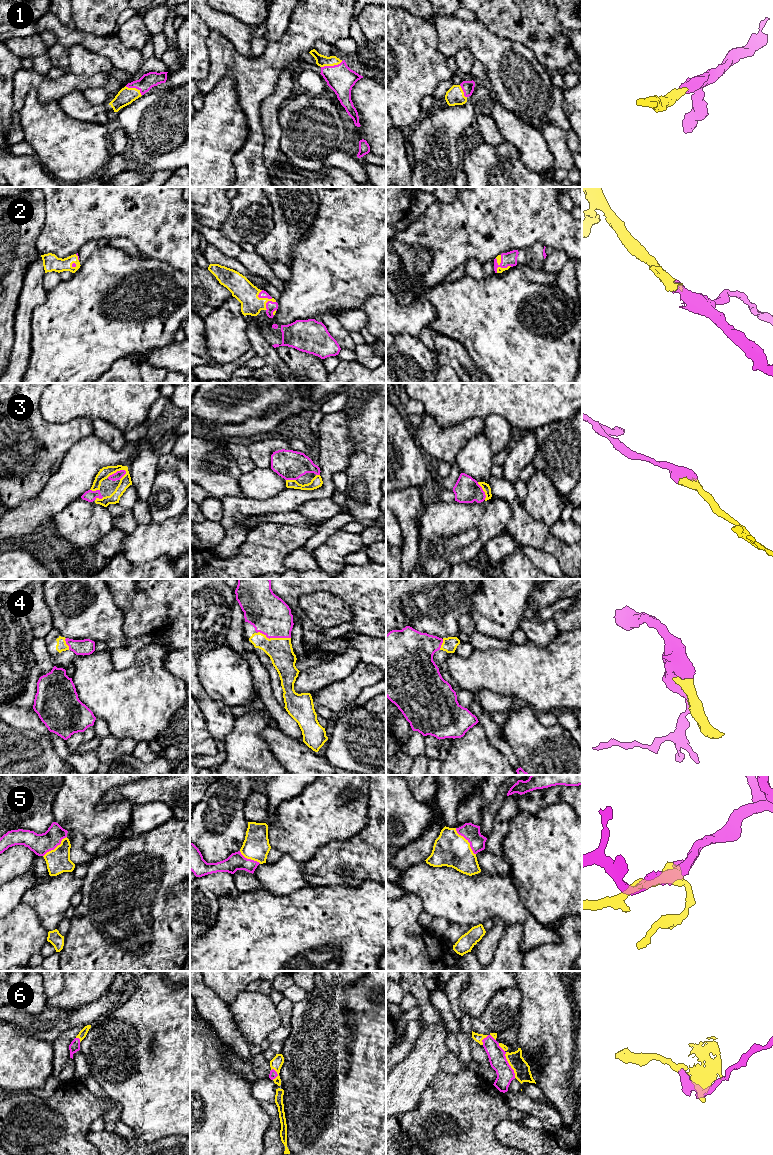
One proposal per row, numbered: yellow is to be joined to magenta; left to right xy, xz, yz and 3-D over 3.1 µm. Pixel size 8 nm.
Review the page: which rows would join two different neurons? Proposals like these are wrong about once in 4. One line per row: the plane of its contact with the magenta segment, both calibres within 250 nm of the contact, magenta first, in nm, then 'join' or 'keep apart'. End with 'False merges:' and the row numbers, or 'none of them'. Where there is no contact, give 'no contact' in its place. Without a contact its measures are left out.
1: xz | 220/90 nm | join
2: xz | 60/180 nm | join
3: xy | 70/90 nm | join
4: xz | 320/200 nm | join
5: yz | 140/280 nm | join
6: yz | 140/130 nm | join
False merges: none of them

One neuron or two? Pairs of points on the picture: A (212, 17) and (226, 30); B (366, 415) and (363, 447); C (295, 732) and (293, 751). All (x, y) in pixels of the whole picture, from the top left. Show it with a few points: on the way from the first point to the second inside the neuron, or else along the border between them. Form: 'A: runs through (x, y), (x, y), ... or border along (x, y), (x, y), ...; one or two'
A: runs through (215, 20), (223, 27); one
B: runs through (366, 423), (366, 439); one
C: border along (278, 727), (292, 738), (302, 742); two

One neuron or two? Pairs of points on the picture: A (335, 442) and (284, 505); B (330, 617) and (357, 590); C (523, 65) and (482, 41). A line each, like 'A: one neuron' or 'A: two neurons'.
A: one neuron
B: two neurons
C: one neuron

